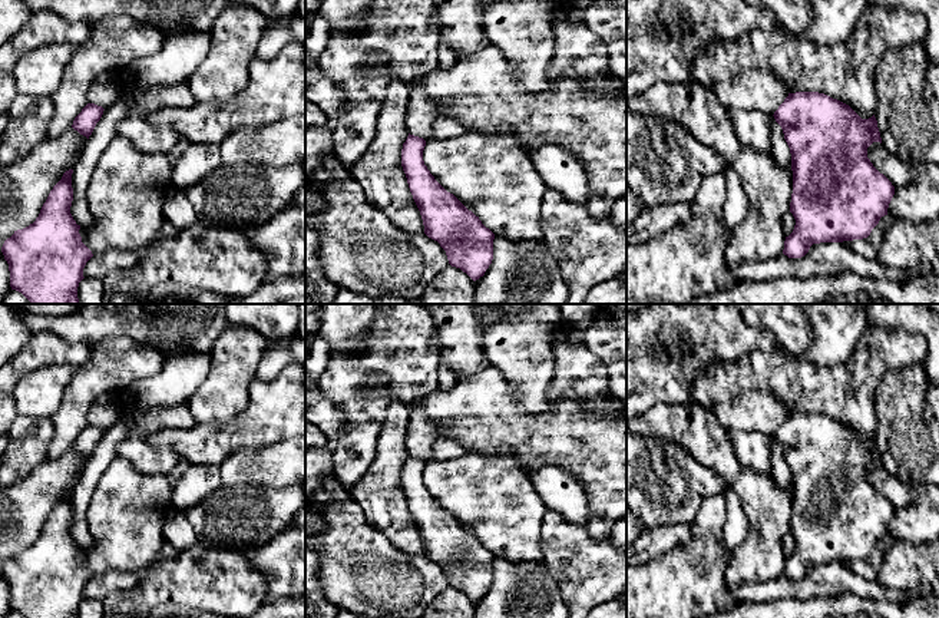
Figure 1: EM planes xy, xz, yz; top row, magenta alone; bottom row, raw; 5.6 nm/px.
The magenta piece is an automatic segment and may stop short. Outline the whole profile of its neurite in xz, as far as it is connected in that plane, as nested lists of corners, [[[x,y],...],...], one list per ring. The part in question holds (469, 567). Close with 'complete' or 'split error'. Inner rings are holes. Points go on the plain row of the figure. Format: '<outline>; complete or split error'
[[[409,455],[401,470],[401,488],[424,555],[440,565],[452,588],[476,602],[492,585],[495,555],[434,500],[423,482],[424,467],[423,459]]]; complete

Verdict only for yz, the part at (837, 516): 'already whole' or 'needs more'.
already whole

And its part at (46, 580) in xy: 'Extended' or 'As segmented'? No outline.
As segmented

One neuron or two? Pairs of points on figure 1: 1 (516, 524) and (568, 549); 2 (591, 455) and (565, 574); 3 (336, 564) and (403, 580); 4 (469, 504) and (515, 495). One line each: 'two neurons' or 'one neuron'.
1: two neurons
2: two neurons
3: one neuron
4: one neuron

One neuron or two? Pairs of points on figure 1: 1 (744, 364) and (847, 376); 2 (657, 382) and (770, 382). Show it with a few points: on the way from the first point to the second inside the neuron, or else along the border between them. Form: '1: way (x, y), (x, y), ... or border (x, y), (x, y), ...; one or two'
1: way (770, 372), (780, 372), (787, 377), (822, 377); one
2: border (720, 362), (710, 363), (693, 382), (691, 397); two

